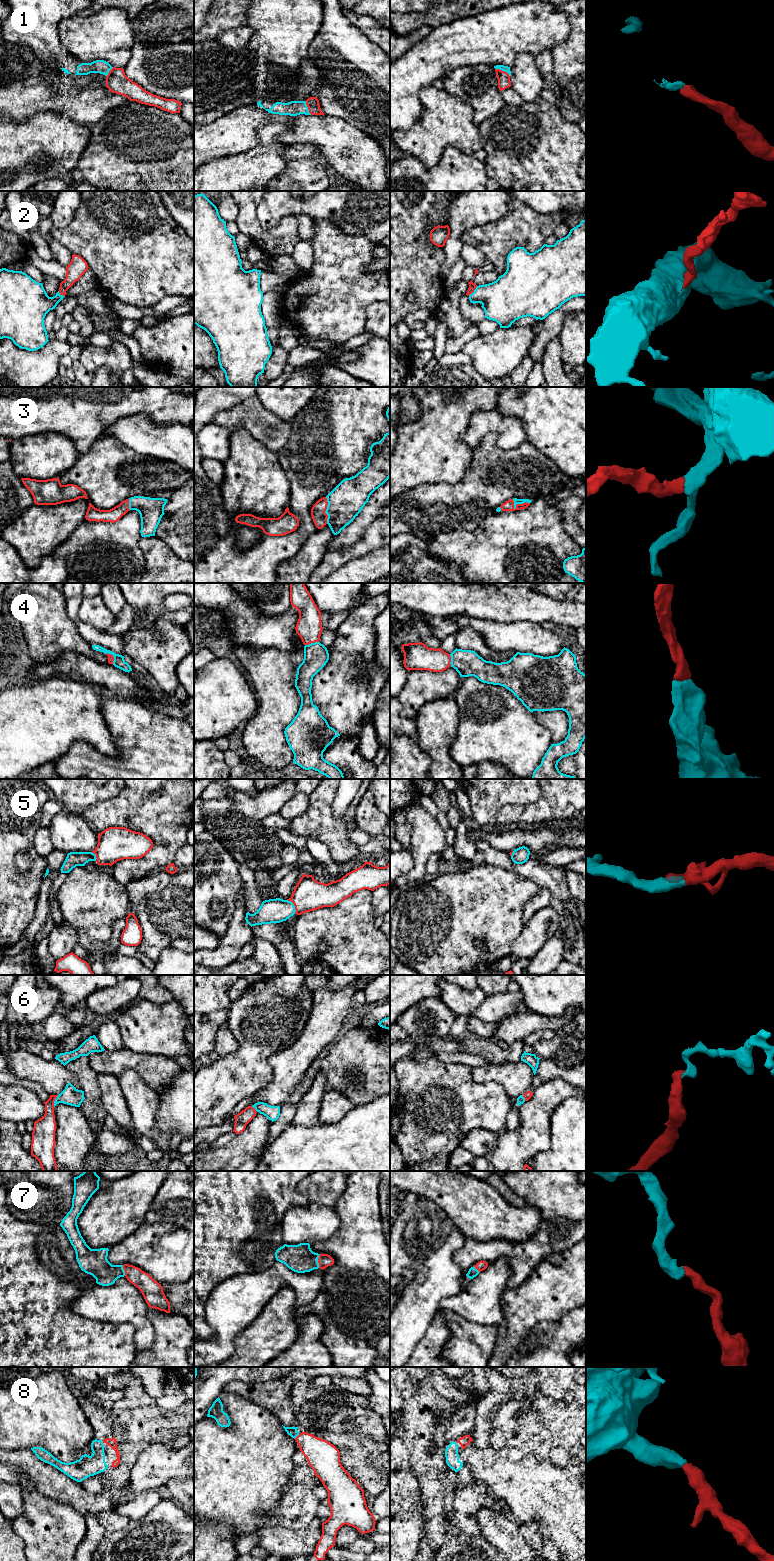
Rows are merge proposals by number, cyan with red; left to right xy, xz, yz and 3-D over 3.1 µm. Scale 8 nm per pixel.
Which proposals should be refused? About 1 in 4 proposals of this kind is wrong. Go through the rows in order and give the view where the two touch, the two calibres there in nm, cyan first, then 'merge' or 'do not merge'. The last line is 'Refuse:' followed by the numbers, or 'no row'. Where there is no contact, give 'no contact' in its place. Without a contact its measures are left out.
1: contact in yz; calibres 50 and 100 nm; merge
2: contact in yz; calibres 340 and 60 nm; merge
3: contact in yz; calibres 50 and 80 nm; merge
4: contact in xz; calibres 200 and 200 nm; merge
5: contact in xz; calibres 190 and 260 nm; merge
6: contact in xy; calibres 150 and 180 nm; do not merge
7: contact in xz; calibres 220 and 110 nm; merge
8: contact in xz; calibres 80 and 240 nm; merge
Refuse: 6

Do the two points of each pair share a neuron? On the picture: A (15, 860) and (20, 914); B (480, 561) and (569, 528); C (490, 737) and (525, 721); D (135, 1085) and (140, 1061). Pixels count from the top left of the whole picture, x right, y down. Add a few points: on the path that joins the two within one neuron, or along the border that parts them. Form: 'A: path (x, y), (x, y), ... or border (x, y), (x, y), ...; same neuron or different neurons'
A: path (15, 873), (15, 901); same neuron
B: border (557, 508), (564, 532), (575, 543); different neurons
C: path (499, 730), (516, 730); same neuron
D: border (118, 1077), (125, 1070), (133, 1069), (154, 1090); different neurons

